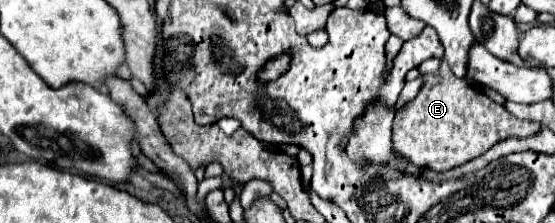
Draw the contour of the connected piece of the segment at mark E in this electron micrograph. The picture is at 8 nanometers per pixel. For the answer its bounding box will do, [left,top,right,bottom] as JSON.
[394,60,538,172]

